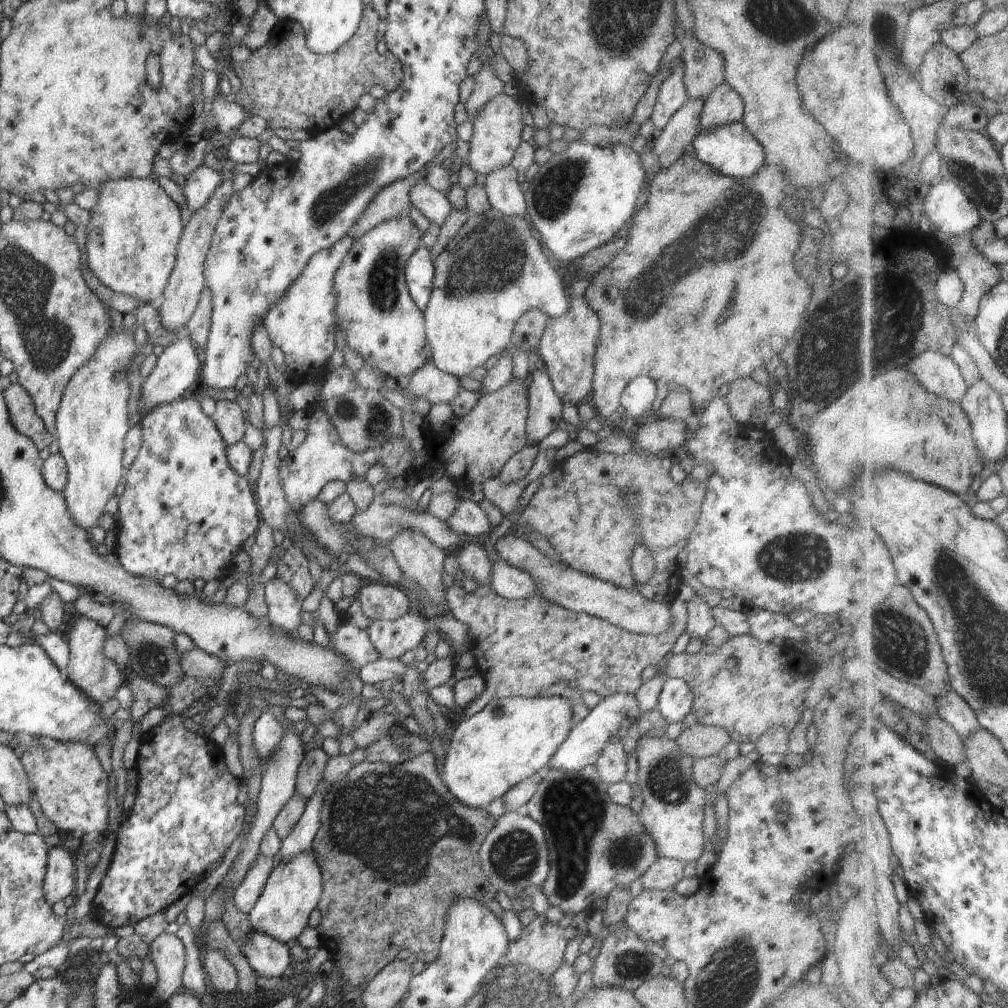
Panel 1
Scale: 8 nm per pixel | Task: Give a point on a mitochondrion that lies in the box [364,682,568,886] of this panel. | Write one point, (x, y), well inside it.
(517, 855)

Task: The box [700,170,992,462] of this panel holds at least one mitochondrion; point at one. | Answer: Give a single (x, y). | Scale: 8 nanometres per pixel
(824, 373)

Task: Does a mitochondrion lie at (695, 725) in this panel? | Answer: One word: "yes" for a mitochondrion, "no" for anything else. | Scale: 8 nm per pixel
no

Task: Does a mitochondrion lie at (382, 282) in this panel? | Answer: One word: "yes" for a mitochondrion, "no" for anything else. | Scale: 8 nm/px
yes

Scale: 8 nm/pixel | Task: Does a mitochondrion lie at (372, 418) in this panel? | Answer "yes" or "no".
yes

